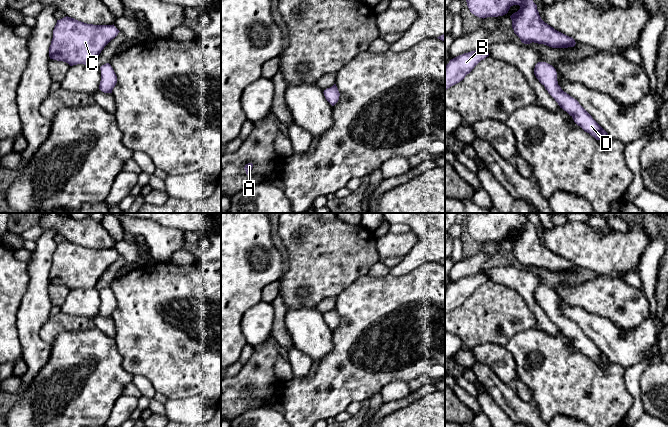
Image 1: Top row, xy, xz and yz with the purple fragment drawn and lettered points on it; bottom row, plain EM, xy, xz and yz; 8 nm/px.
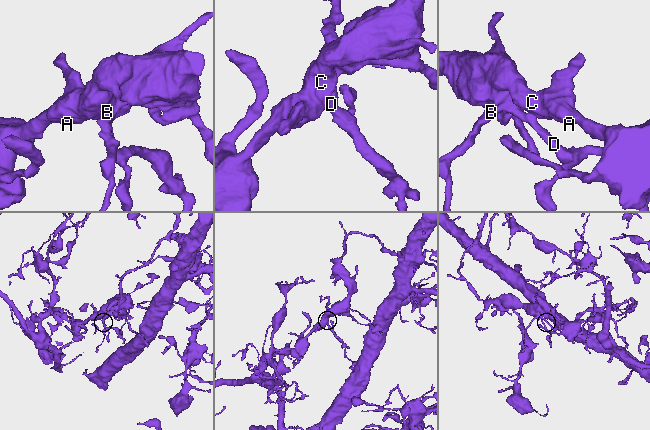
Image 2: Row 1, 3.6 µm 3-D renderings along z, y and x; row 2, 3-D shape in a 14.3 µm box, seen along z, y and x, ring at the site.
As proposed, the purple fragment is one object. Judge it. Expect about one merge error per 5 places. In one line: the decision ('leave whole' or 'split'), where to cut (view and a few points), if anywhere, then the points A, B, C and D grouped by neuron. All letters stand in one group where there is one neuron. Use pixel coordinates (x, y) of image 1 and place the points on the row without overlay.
leave whole; cut none; groups A B C D

